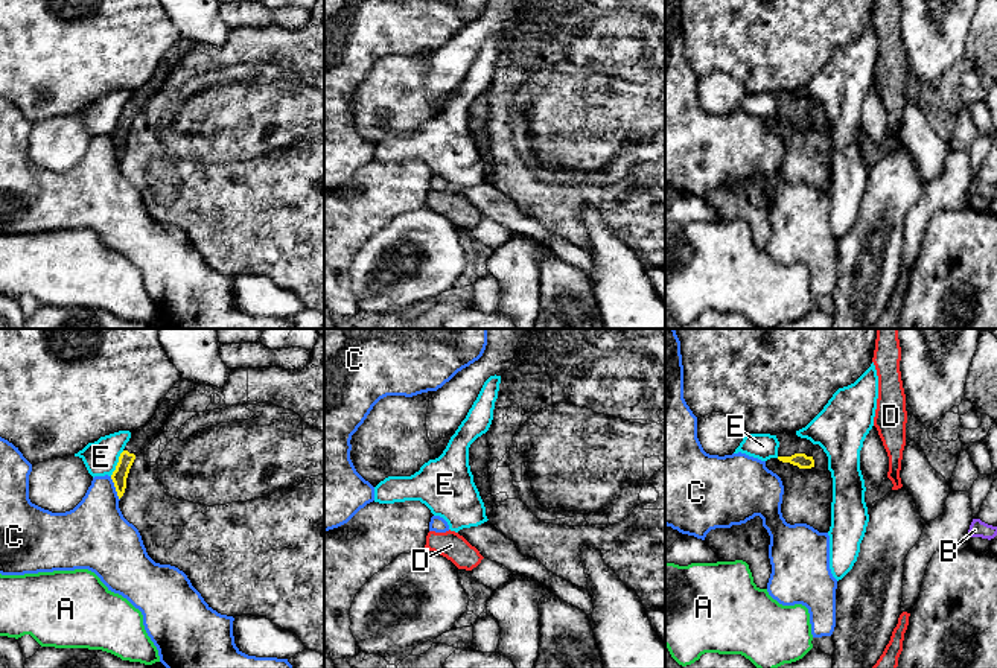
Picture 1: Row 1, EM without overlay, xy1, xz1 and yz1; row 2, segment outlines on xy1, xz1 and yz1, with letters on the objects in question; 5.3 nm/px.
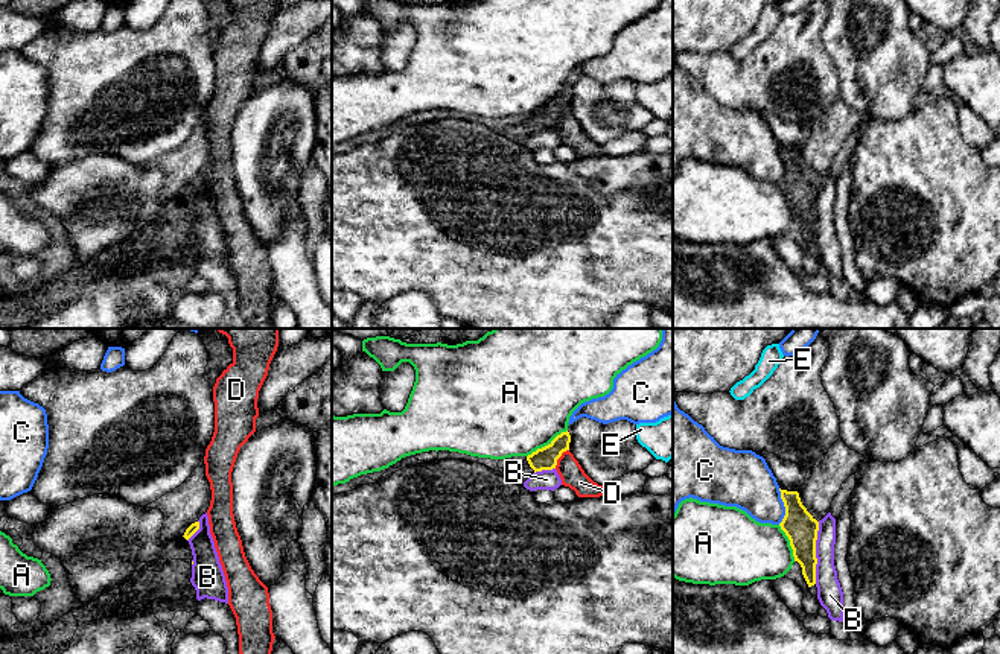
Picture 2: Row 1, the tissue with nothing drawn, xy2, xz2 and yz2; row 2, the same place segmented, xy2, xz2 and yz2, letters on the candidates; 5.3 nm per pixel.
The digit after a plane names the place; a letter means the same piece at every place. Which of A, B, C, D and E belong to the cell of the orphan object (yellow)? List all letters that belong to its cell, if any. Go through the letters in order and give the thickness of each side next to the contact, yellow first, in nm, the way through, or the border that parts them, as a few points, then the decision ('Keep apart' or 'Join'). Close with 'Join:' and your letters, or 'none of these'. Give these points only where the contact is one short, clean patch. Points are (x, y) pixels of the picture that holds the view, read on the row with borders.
A: Thickness 120 nm (yellow) against 480 nm. Boundary: xz2 (566, 429), (527, 457). Keep apart
B: Thickness 170 nm (yellow) against 140 nm. Boundary: yz2 (819, 522), (815, 583). Keep apart
C: Thickness 170 nm (yellow) against 280 nm. Keep apart
D: Thickness 120 nm (yellow) against 130 nm. Keep apart
E: Thickness 80 nm (yellow) against 180 nm. Keep apart
Join: none of these

